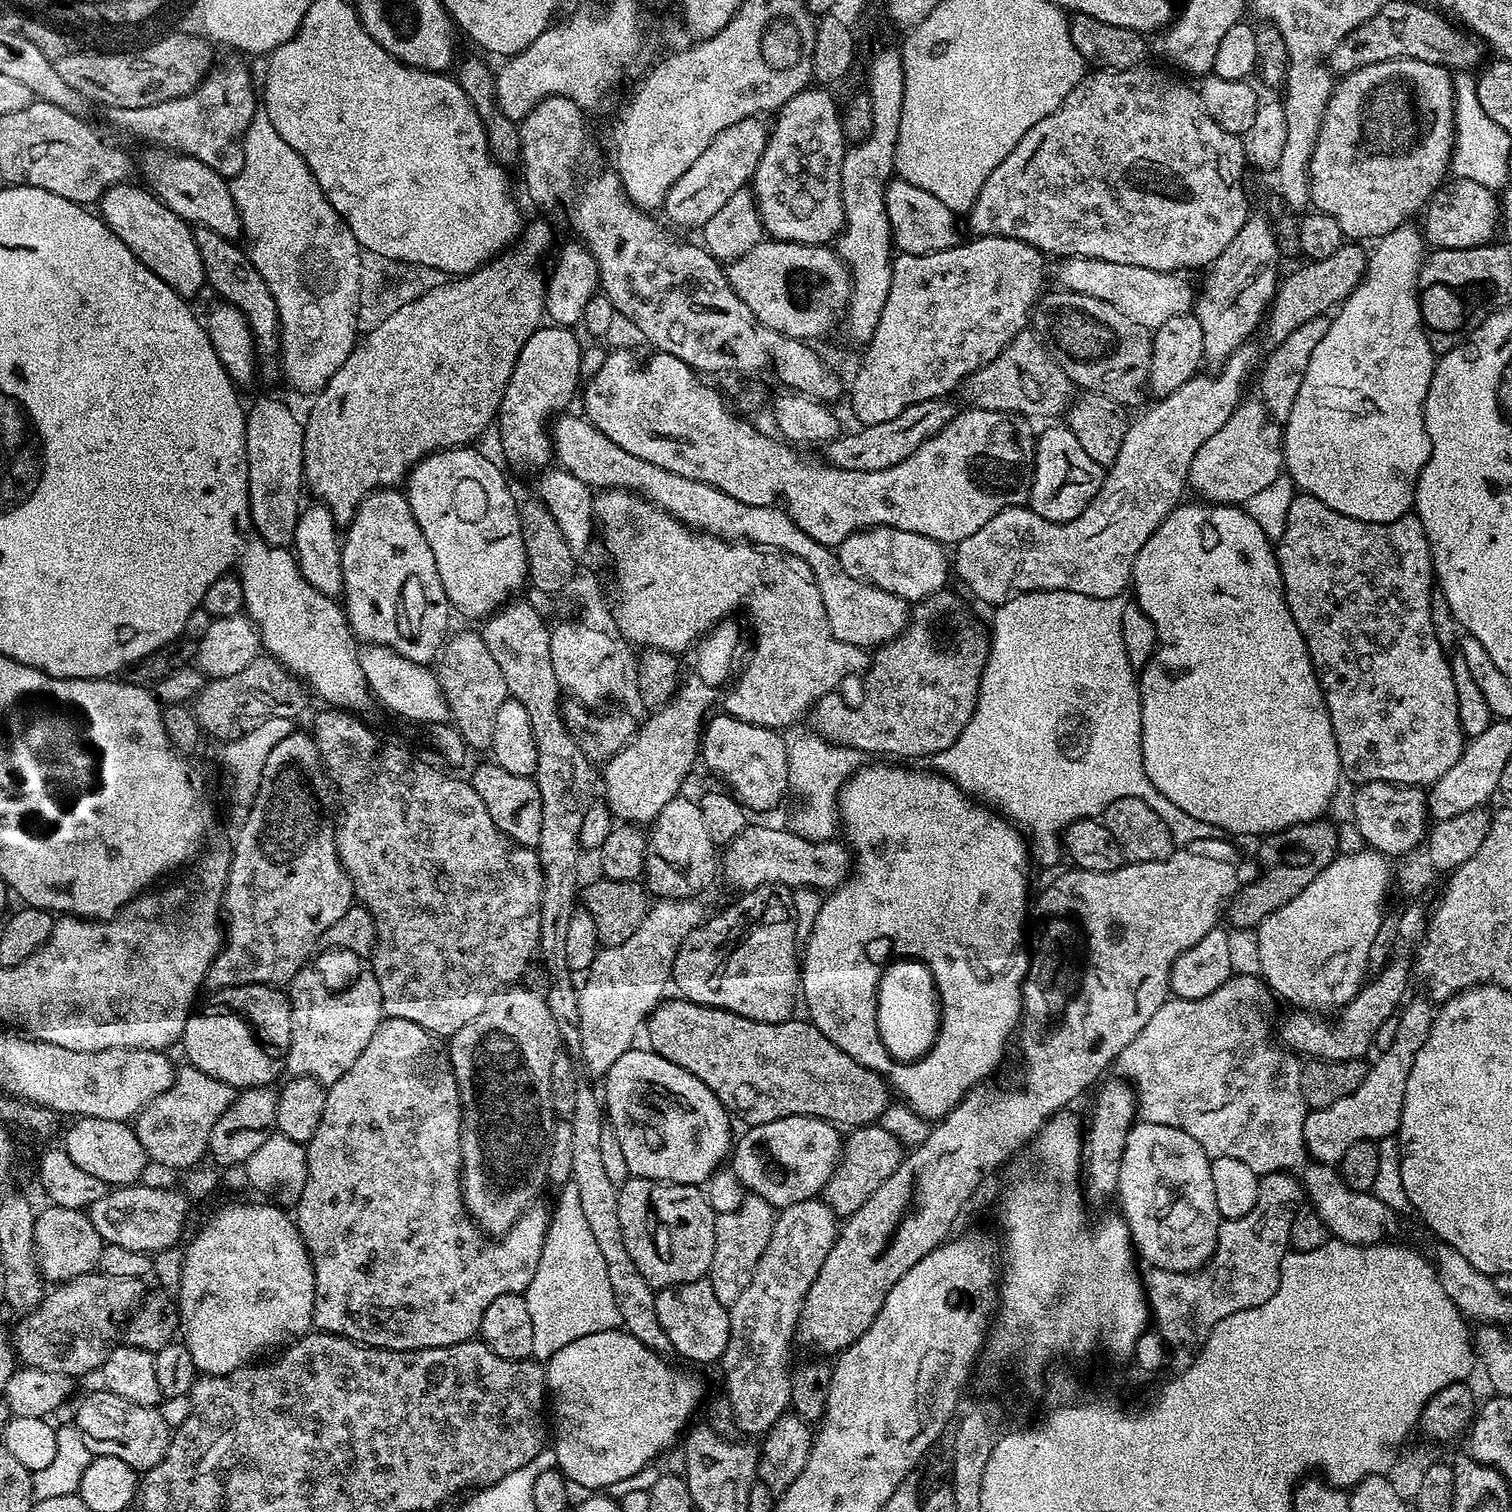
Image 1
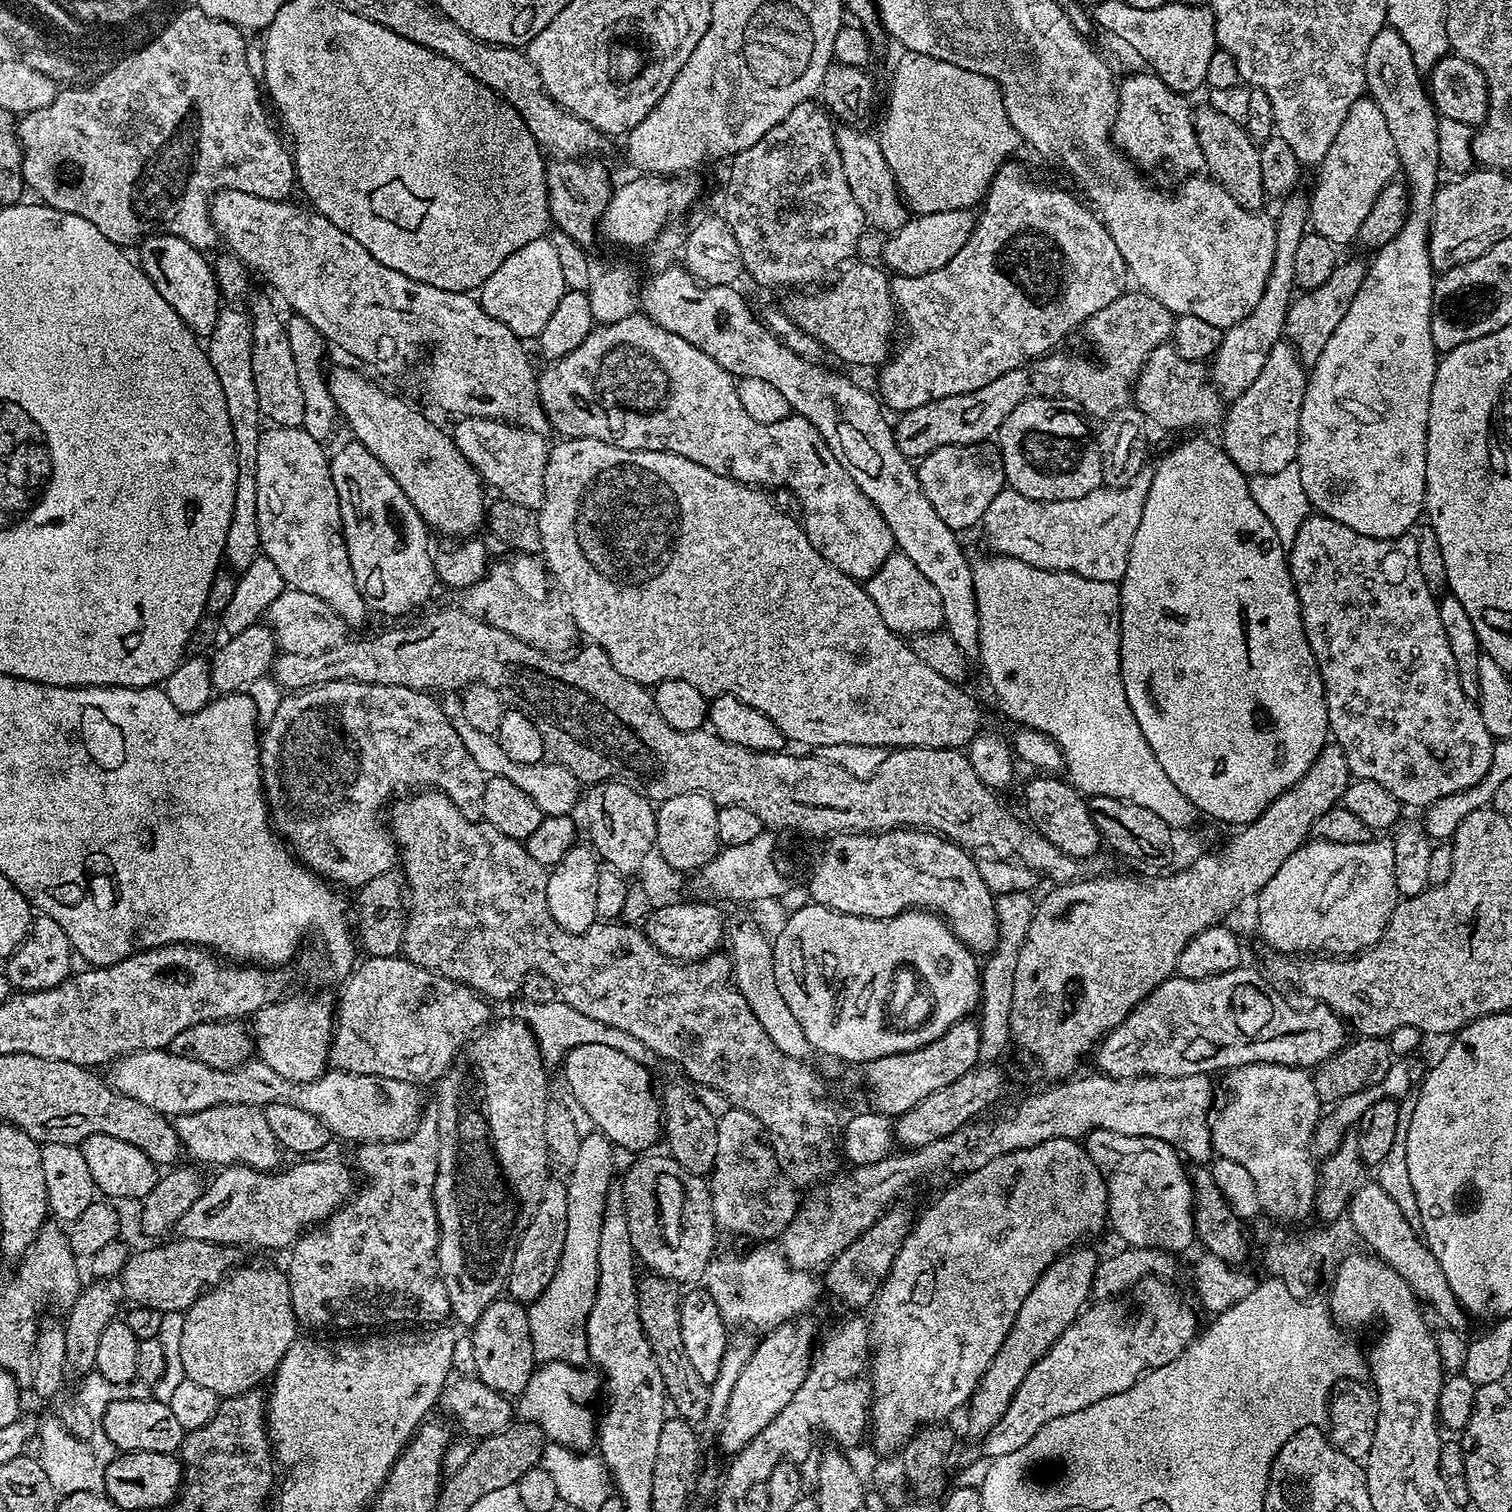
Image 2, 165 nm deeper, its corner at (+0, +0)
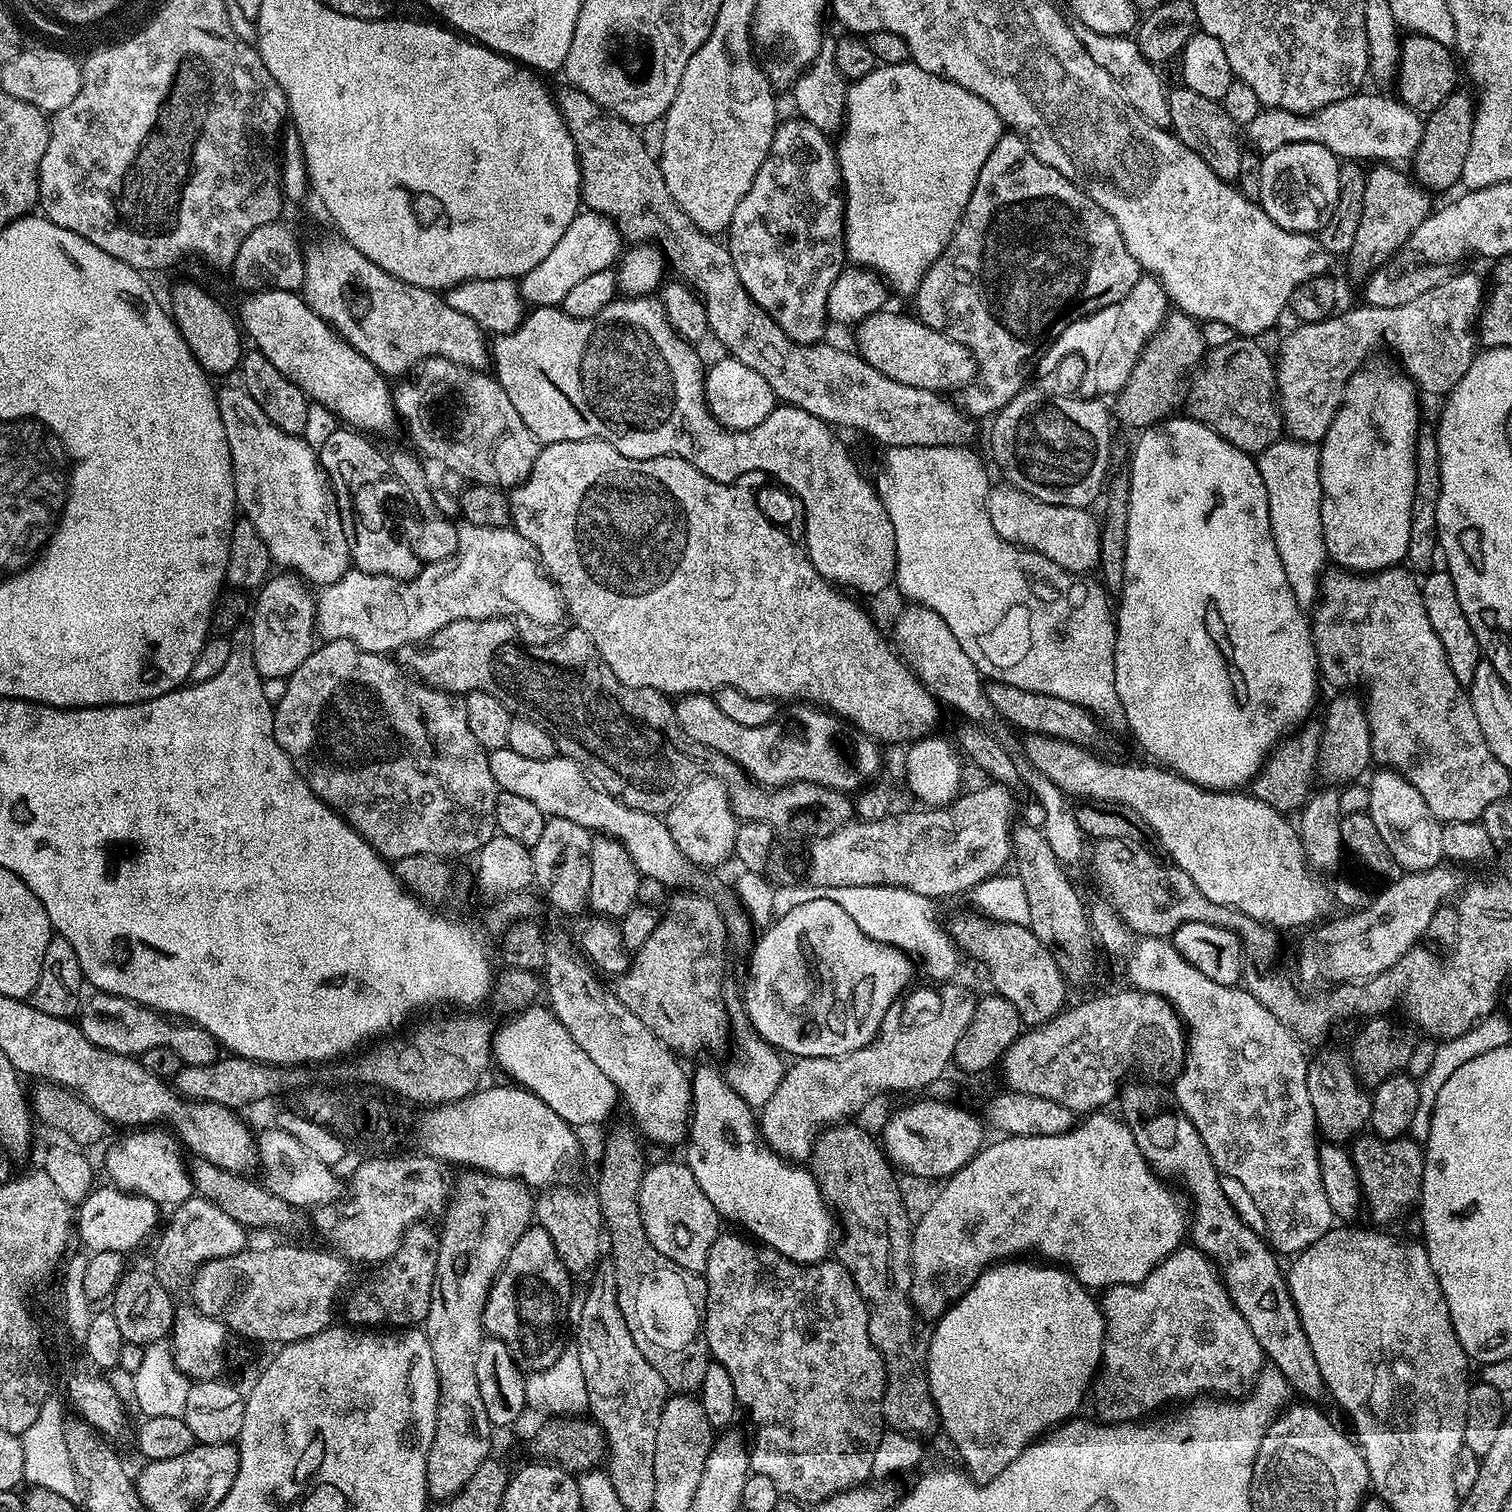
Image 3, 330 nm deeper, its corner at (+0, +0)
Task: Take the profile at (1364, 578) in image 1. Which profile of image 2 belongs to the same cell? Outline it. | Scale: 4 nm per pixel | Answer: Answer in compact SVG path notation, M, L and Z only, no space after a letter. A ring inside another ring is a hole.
M1309 514L1302 522L1302 526L1298 526L1298 538L1294 538L1292 547L1287 549L1286 555L1294 590L1298 594L1302 626L1306 630L1306 638L1310 642L1324 683L1328 731L1331 739L1342 750L1349 773L1358 780L1370 779L1378 782L1379 786L1384 786L1401 805L1408 807L1409 804L1417 810L1423 810L1429 804L1438 802L1438 798L1458 794L1482 782L1482 778L1486 778L1490 770L1494 738L1490 730L1486 730L1486 722L1482 722L1479 703L1462 694L1462 686L1458 682L1458 666L1454 666L1454 654L1450 651L1450 642L1446 642L1446 630L1442 630L1442 618L1438 618L1437 597L1432 596L1426 588L1421 567L1418 566L1418 542L1415 535L1370 538L1366 534L1358 534L1358 530L1350 530L1350 526L1342 526L1342 522L1334 522L1334 518L1329 516Z

